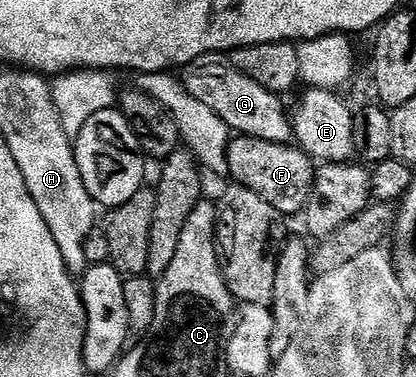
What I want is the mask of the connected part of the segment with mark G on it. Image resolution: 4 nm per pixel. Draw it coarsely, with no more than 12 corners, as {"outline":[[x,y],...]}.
{"outline":[[225,55],[180,79],[231,133],[291,143],[288,108]]}

